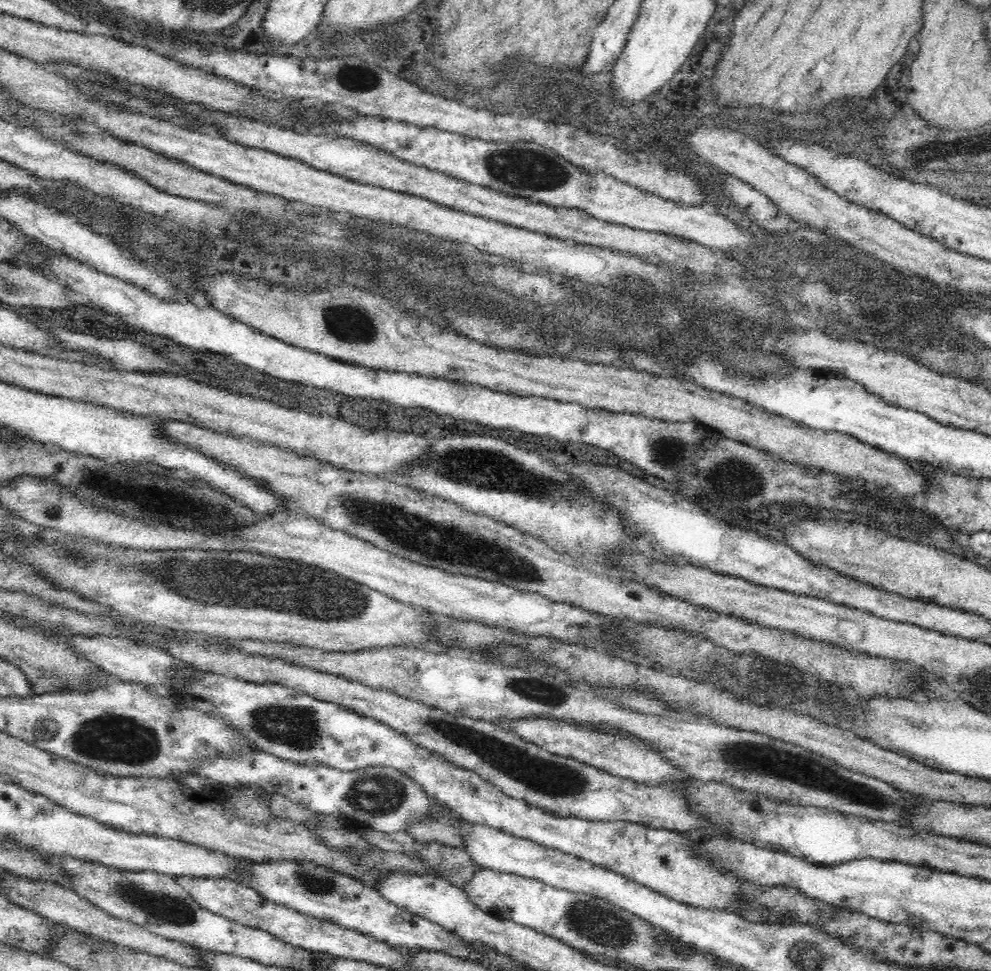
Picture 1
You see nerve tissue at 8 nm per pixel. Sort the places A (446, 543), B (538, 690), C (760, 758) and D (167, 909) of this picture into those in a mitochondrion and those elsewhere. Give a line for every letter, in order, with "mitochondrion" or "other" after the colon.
A: mitochondrion
B: mitochondrion
C: mitochondrion
D: mitochondrion

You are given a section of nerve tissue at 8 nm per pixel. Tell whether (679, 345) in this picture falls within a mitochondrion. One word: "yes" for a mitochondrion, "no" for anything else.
no

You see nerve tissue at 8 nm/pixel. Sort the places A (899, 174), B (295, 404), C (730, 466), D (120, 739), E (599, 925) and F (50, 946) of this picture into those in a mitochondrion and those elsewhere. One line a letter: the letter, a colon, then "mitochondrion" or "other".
A: other
B: other
C: mitochondrion
D: mitochondrion
E: mitochondrion
F: other

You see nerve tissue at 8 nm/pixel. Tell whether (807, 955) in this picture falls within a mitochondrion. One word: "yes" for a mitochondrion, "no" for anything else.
yes

